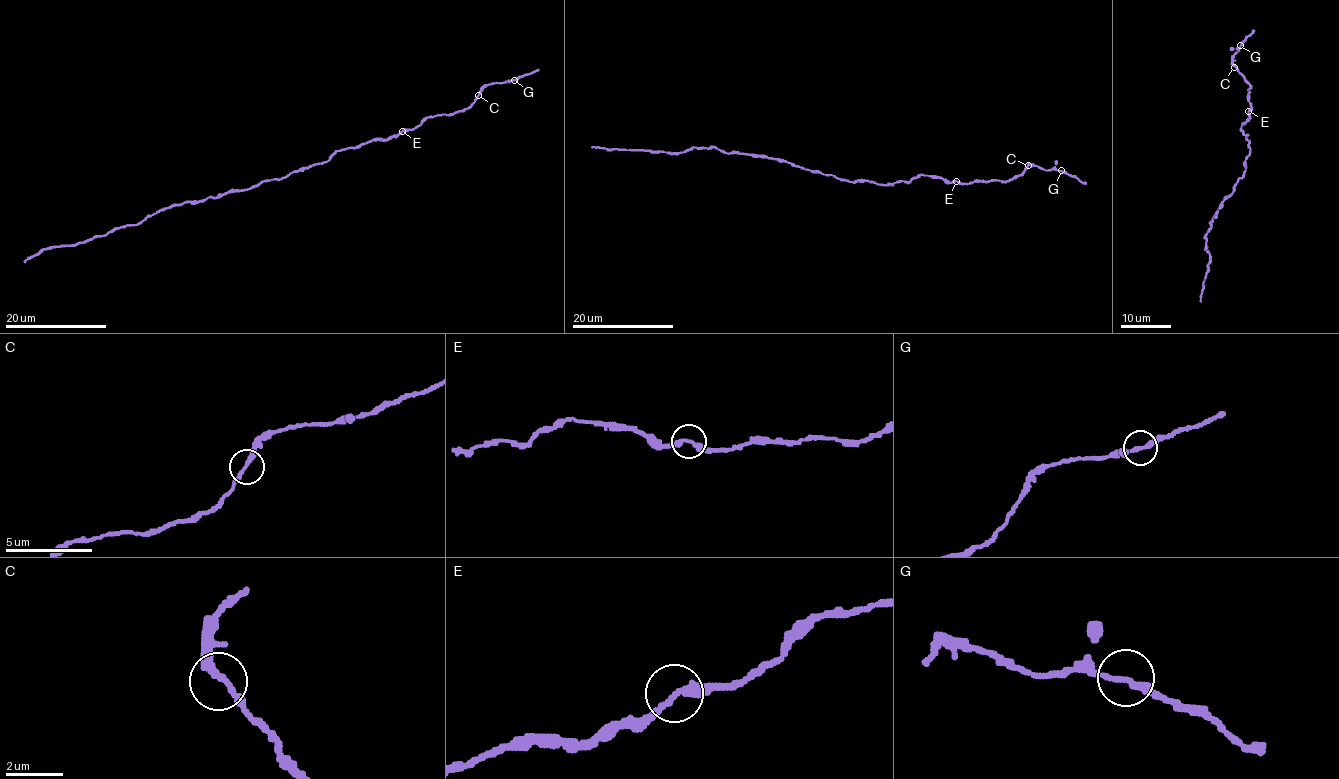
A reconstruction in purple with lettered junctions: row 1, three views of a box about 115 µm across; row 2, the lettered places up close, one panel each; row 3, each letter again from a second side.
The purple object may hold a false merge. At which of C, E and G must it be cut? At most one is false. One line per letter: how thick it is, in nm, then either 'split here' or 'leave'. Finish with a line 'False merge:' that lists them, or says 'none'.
C: 260 nm | leave
E: 260 nm | leave
G: 240 nm | leave
False merge: none

